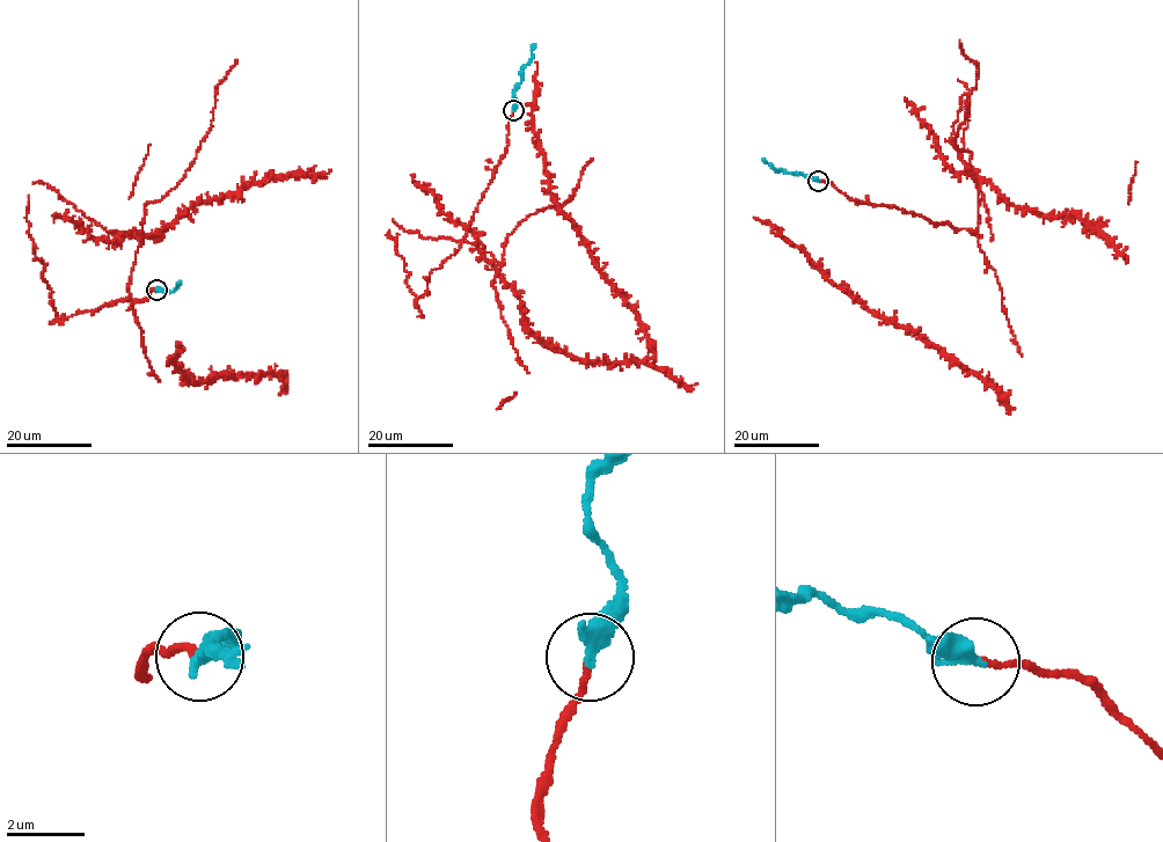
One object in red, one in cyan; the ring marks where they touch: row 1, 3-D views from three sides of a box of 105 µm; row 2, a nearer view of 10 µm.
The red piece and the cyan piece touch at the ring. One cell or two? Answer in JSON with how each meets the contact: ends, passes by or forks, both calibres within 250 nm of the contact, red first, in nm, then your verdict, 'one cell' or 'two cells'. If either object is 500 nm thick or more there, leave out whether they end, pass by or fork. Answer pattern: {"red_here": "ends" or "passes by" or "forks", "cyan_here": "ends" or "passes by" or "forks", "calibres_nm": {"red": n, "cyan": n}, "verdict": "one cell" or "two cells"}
{"red_here": "ends", "cyan_here": "ends", "calibres_nm": {"red": 150, "cyan": 480}, "verdict": "one cell"}

